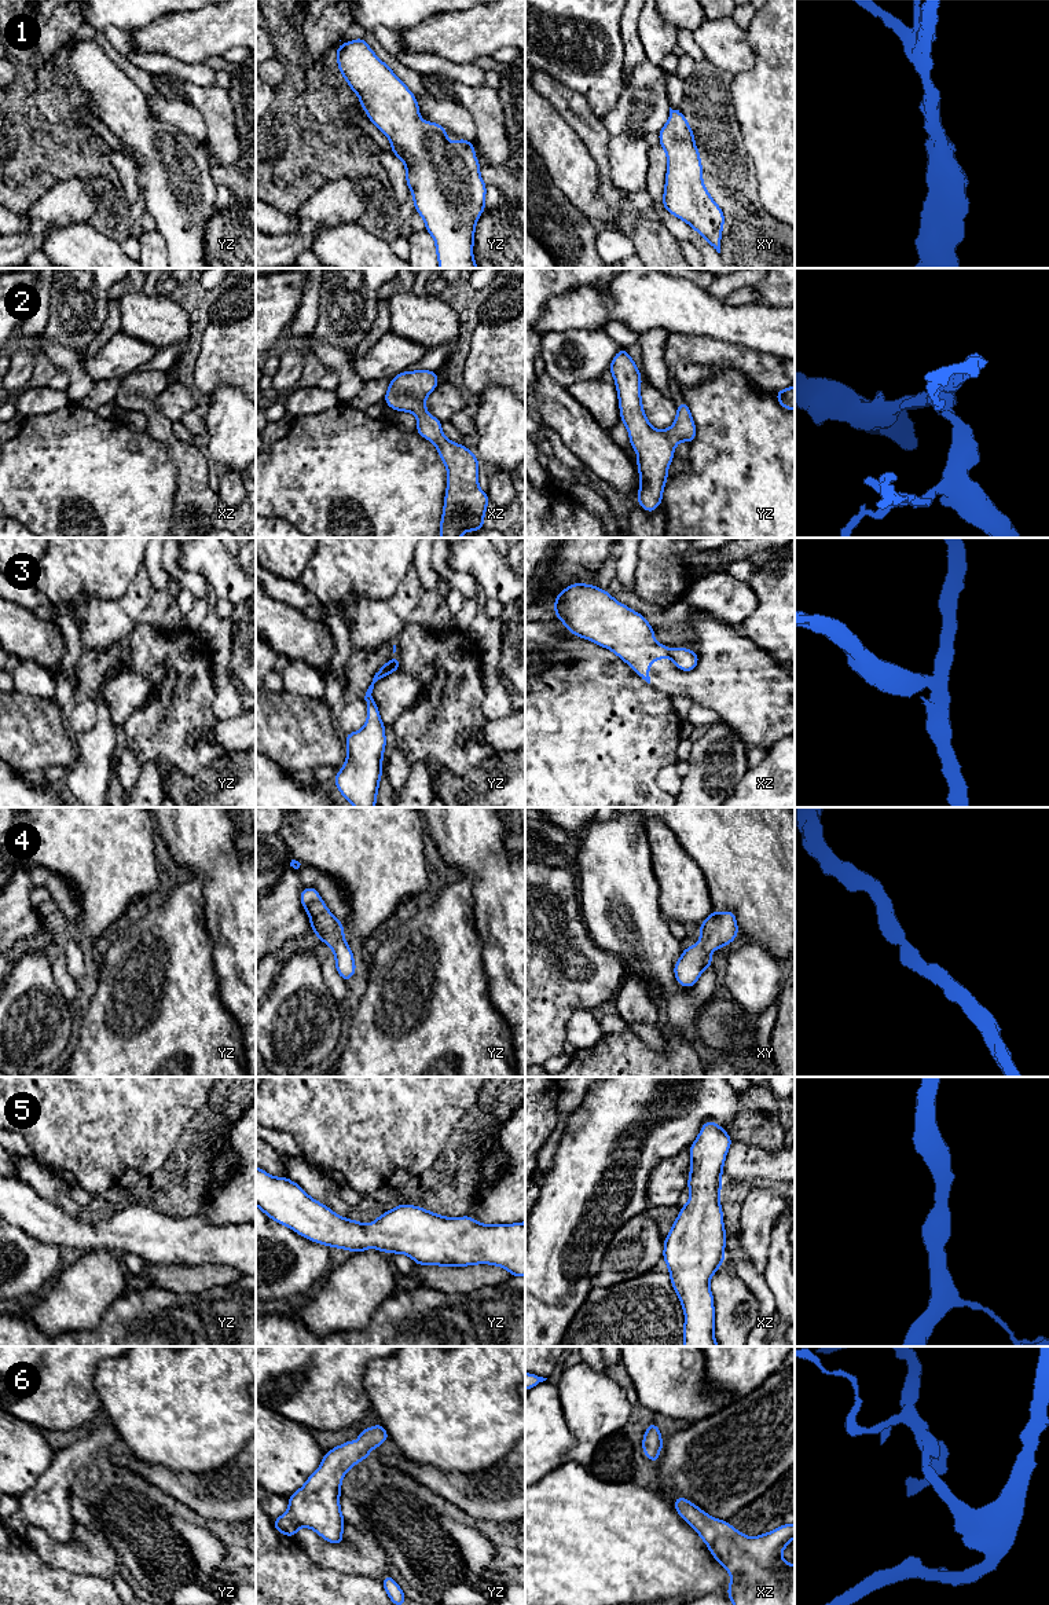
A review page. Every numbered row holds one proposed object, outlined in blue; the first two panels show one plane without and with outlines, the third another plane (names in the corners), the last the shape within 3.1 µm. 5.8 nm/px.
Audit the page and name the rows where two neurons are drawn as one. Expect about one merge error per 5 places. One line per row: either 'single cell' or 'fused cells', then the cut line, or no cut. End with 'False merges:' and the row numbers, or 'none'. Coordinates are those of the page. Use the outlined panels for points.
1: single cell; cut none
2: single cell; cut none
3: fused cells; cut yz (366, 700), (374, 702)
4: single cell; cut none
5: single cell; cut none
6: single cell; cut none
False merges: 3

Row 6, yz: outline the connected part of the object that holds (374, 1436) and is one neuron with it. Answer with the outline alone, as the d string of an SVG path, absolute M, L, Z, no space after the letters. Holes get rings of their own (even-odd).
M378 1423L362 1430L357 1439L357 1444L349 1440L324 1454L318 1470L289 1496L286 1513L272 1520L276 1531L294 1538L300 1527L307 1527L330 1543L344 1543L345 1520L340 1507L342 1478L356 1462L370 1456L373 1448L389 1440L389 1434Z

